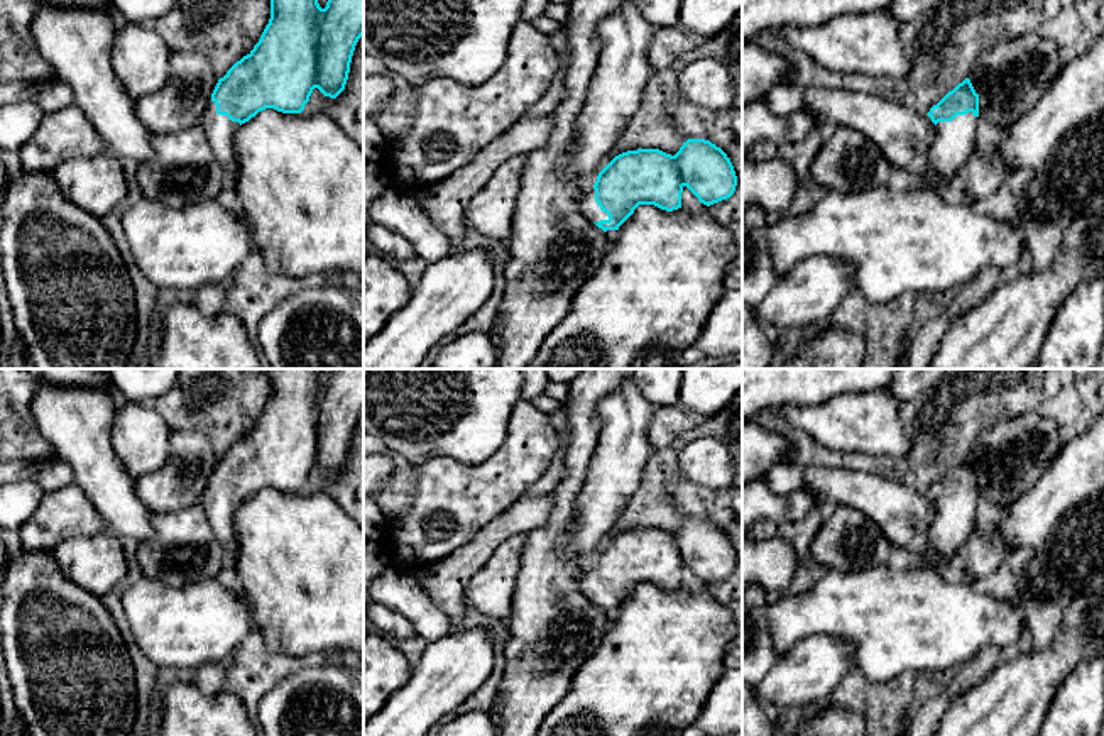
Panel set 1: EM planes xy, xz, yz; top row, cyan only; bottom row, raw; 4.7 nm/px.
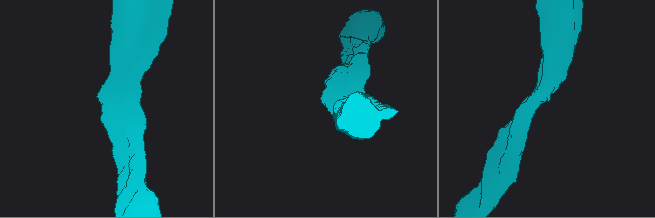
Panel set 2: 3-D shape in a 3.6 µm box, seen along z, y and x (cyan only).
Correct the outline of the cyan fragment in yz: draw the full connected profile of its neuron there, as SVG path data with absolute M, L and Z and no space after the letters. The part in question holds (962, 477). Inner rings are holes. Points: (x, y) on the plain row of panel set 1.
M969 457L948 470L926 492L937 504L930 526L928 553L918 563L935 568L933 558L945 562L965 543L976 526L979 474Z

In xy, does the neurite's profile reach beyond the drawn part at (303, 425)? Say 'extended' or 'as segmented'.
extended

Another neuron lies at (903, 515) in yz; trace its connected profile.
M781 460L762 479L781 497L808 489L828 506L849 506L874 521L906 562L920 562L928 553L935 503L928 494L889 481L874 472L825 469Z

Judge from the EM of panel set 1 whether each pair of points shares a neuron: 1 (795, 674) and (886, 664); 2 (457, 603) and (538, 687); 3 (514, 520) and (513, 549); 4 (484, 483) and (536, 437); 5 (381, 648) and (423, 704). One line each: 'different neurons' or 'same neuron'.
1: different neurons
2: different neurons
3: different neurons
4: same neuron
5: different neurons

